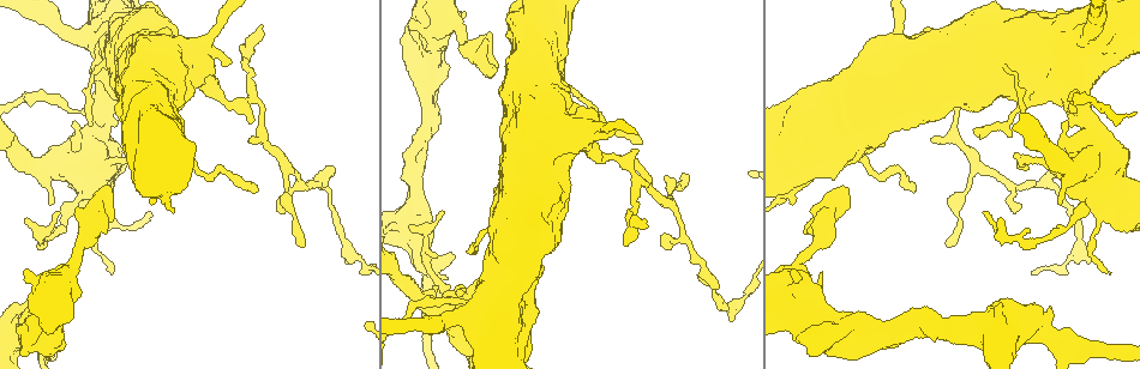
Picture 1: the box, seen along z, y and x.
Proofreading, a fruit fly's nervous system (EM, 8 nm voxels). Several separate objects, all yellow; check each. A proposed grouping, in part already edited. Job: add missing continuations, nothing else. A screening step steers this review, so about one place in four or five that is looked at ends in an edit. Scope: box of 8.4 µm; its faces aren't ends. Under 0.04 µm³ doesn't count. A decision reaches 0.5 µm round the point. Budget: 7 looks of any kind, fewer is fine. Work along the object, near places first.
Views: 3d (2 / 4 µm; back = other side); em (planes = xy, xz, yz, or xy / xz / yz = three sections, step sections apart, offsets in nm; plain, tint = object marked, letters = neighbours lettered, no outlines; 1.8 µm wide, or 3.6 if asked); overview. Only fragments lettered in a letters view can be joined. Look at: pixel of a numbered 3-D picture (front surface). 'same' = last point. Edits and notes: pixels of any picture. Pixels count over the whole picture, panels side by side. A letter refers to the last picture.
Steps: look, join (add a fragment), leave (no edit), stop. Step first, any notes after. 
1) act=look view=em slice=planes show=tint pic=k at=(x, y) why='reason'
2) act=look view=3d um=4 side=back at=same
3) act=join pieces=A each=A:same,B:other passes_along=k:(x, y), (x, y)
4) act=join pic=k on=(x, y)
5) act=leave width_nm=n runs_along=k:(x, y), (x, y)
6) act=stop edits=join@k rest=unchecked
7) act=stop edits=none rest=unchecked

act=look view=3d um=4 pic=1 at=(226, 64) why='branch stops here'

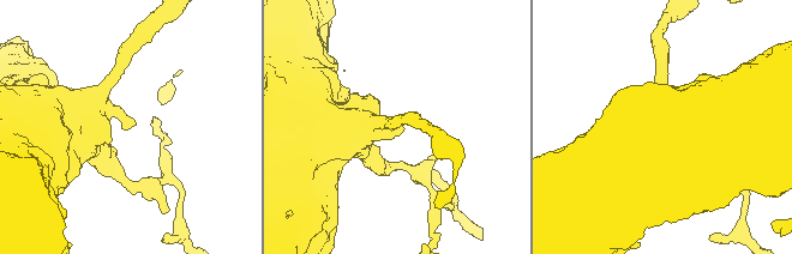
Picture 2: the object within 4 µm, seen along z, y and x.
act=look view=em slice=planes show=letters pic=2 at=(127, 130)

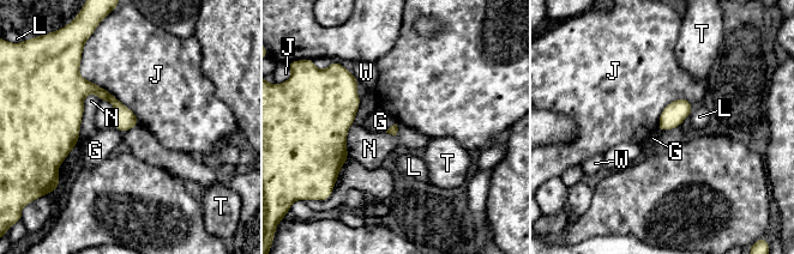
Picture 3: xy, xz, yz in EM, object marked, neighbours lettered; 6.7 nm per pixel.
act=leave each=G:other,J:other,L:other,N:other,T:other,W:other runs_along=3:(134, 121), (109, 97), (85, 90), (55, 124) found='no lettered fragment goes on from it'

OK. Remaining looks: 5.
act=look view=em slice=xy step=4 show=letters pic=1 at=(260, 24) why='thin end'

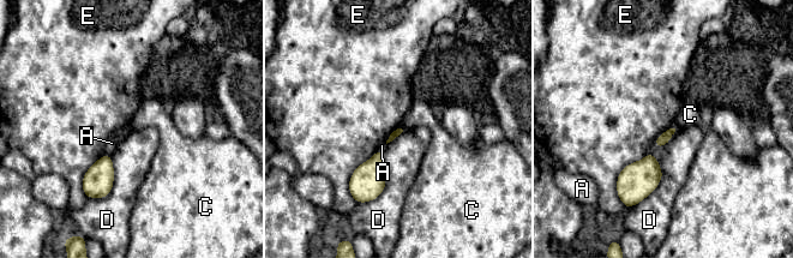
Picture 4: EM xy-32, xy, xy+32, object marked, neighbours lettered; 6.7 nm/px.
act=look view=em slice=planes show=letters at=same

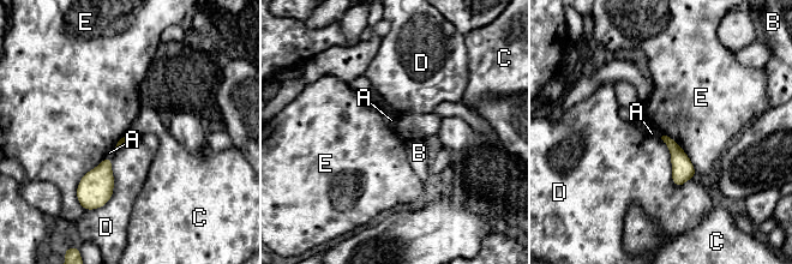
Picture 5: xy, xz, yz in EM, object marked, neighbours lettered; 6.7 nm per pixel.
act=leave each=A:other,B:other,C:other,D:other,E:other border=5:(106, 157), (83, 175), (77, 199) found='none of them fits'

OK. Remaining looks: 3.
act=look view=3d um=4 pic=1 at=(833, 178) why='thick end'

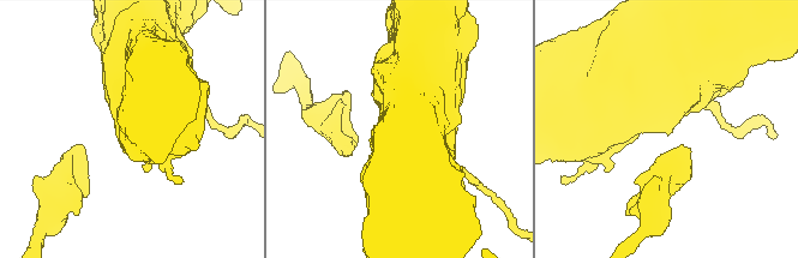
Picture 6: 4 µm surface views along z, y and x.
act=look view=em um=3.6 slice=planes show=letters pic=6 at=(669, 132)

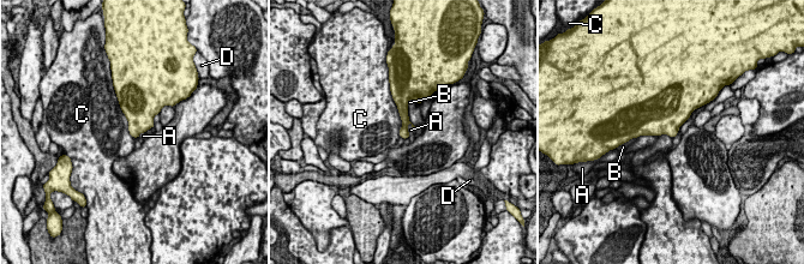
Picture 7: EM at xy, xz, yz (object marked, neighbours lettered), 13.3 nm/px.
act=leave each=A:other,B:other,C:other,D:other border=7:(115, 96), (134, 138) found='no lettered fragment goes on from it'

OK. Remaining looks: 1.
act=stop edits=none rest=unchecked

